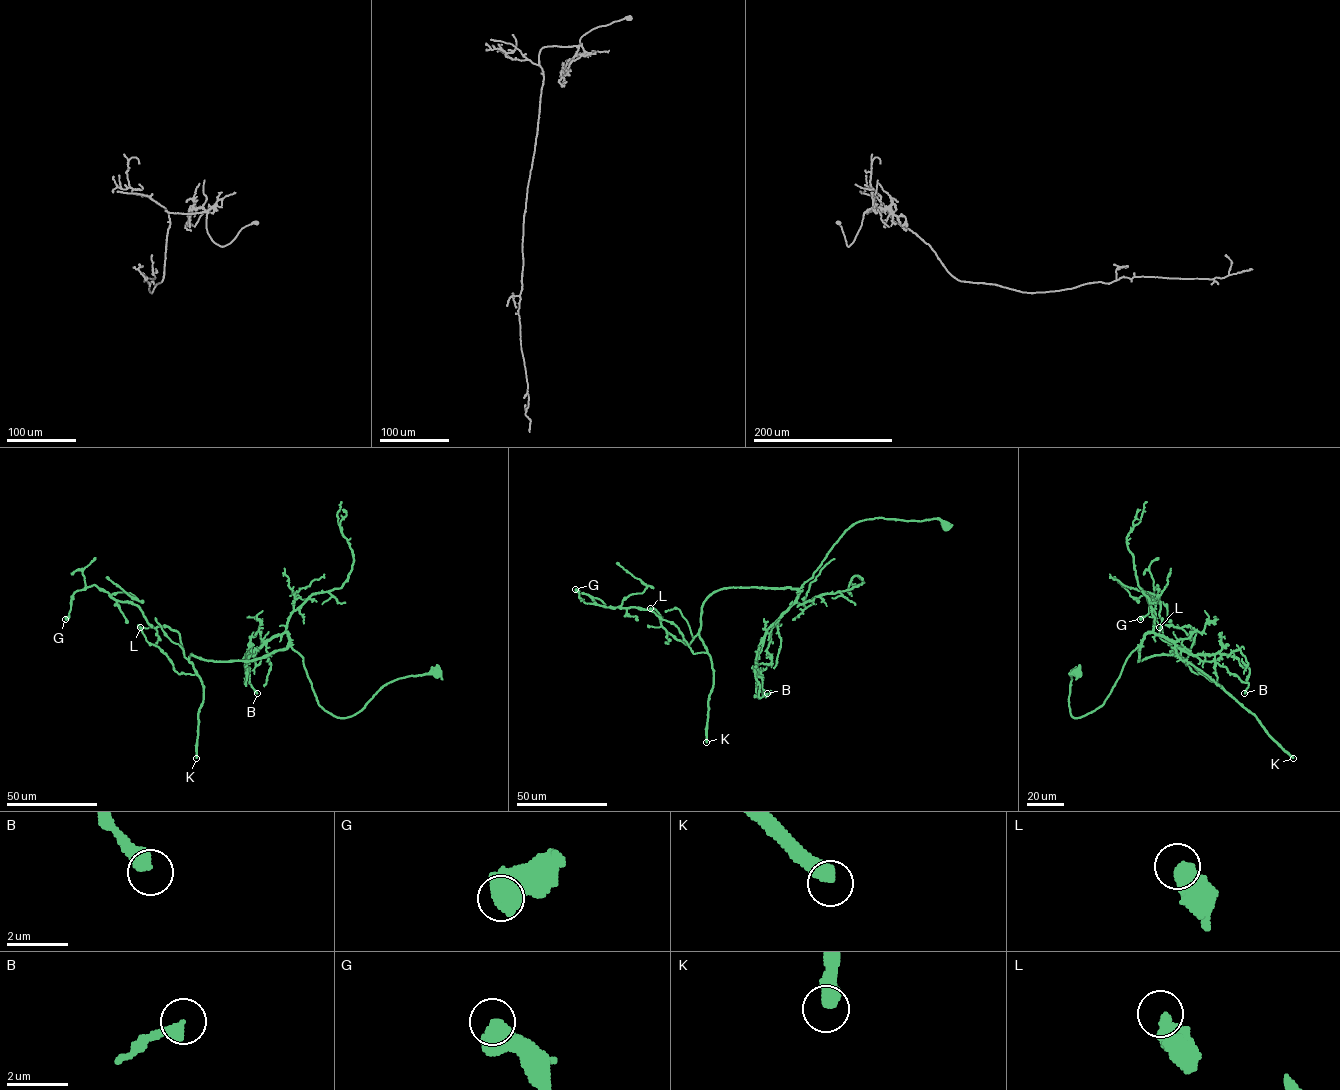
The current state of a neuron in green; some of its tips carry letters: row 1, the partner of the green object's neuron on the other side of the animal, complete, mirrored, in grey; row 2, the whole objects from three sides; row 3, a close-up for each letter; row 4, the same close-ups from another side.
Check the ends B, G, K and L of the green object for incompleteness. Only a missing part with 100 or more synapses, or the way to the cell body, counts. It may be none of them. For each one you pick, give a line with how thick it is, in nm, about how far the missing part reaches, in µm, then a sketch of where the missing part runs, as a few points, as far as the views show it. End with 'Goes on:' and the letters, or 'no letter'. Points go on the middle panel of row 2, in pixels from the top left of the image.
K: 480 nm | 550 µm
Goes on: K

